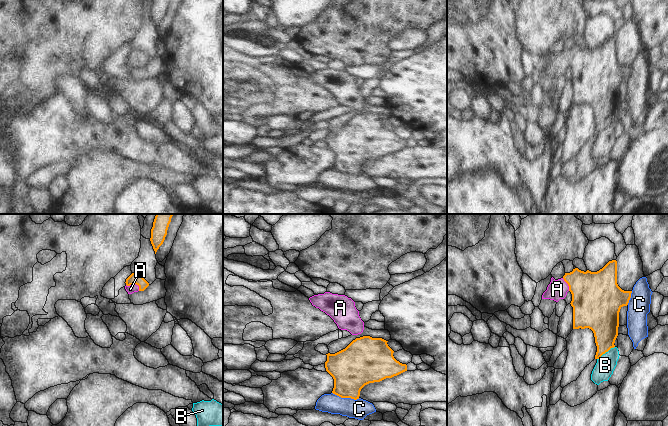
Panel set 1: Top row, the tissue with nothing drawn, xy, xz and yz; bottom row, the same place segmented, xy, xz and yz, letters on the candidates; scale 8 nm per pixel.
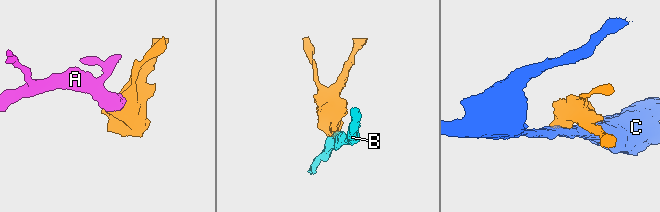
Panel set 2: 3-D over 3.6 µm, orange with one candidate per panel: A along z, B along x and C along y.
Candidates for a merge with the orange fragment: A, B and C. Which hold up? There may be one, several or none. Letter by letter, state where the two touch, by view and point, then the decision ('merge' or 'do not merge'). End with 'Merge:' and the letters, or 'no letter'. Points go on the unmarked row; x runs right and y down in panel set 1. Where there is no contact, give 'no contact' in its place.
A: meets orange in xy at (134, 59); merge
B: meets orange in yz at (605, 128); do not merge
C: meets orange in xz at (346, 173); do not merge
Merge: A

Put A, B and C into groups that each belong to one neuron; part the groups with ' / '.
A / B / C

